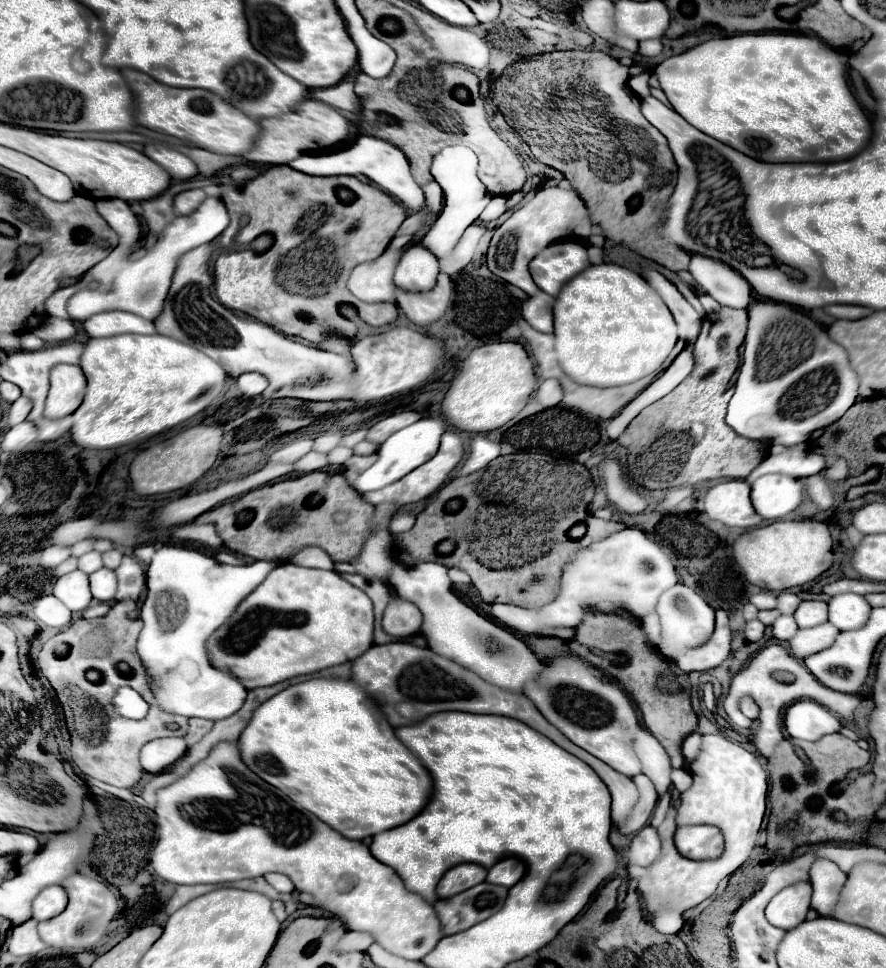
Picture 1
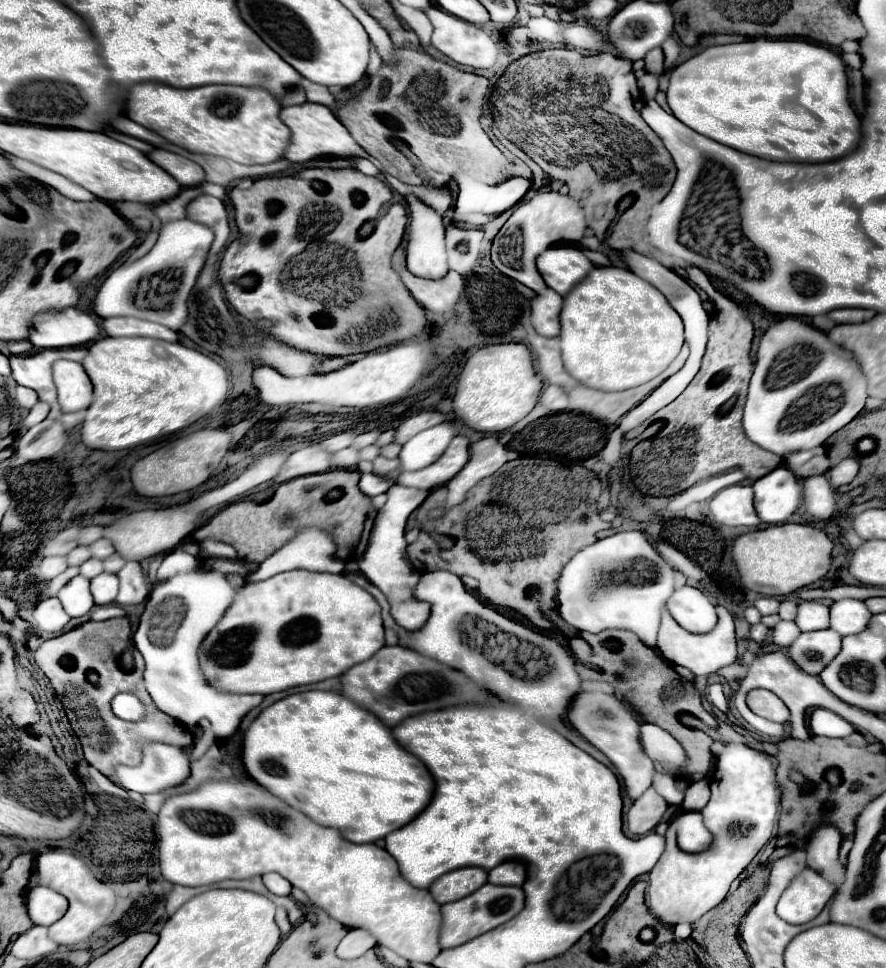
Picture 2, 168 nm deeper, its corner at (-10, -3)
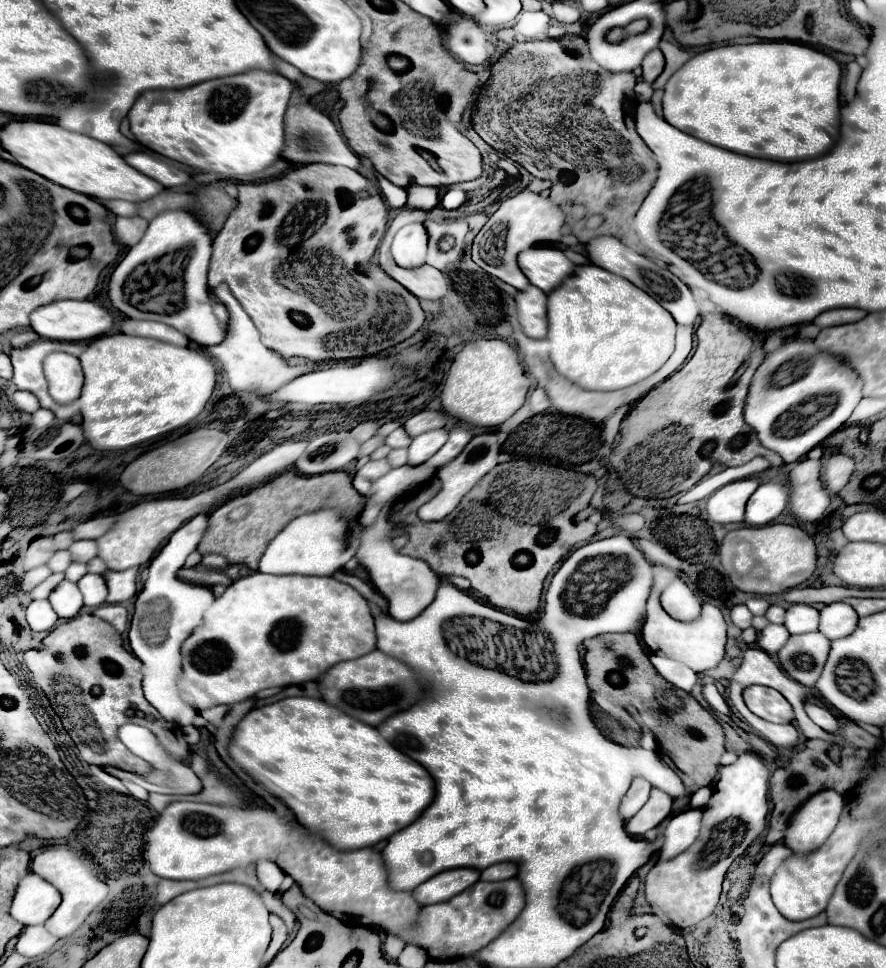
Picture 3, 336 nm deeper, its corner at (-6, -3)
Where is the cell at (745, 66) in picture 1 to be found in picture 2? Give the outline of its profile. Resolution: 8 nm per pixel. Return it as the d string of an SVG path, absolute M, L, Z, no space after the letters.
M758 38L740 44L710 46L672 70L666 96L672 114L688 128L724 146L766 160L788 162L788 156L812 152L812 148L820 148L820 140L836 140L844 132L860 136L860 120L848 102L848 78L842 58L824 46L804 40Z

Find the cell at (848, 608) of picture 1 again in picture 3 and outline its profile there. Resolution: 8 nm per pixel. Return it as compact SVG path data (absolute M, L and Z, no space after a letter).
M834 602L820 610L820 632L830 640L844 638L856 630L858 614L846 602Z

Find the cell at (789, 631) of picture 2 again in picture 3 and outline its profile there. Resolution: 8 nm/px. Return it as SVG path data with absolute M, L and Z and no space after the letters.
M768 624L762 632L760 632L760 638L758 638L758 644L764 652L768 654L776 654L790 638L790 632L786 630L786 626L782 624Z

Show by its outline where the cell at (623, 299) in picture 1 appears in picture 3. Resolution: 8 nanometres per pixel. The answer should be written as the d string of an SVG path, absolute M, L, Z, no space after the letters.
M594 264L576 266L576 272L548 294L550 358L556 370L584 390L620 390L632 386L664 366L674 352L676 322L658 300L634 286L630 280L610 274Z

